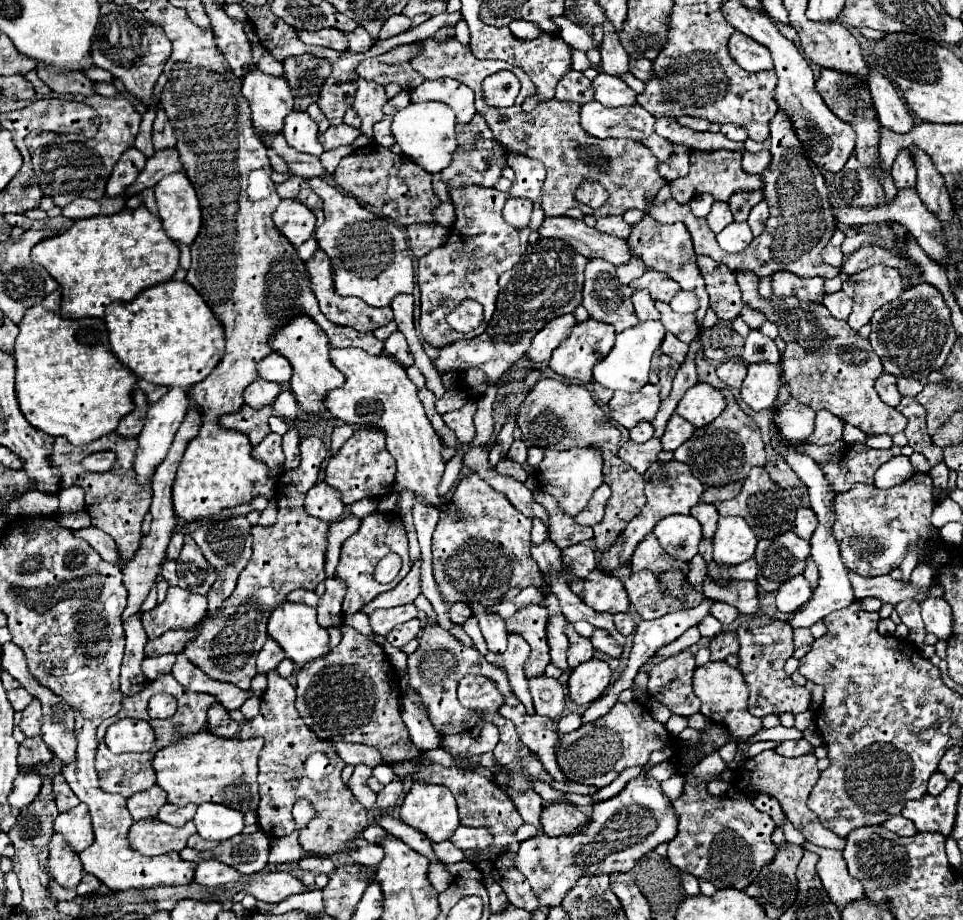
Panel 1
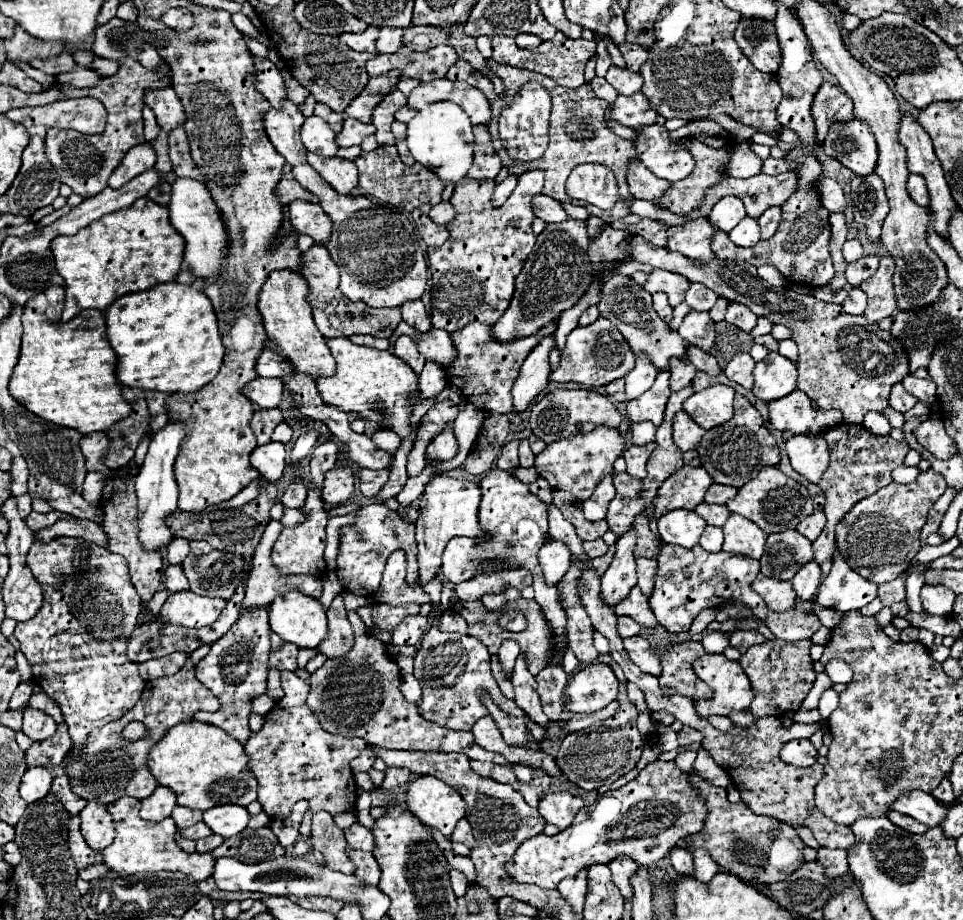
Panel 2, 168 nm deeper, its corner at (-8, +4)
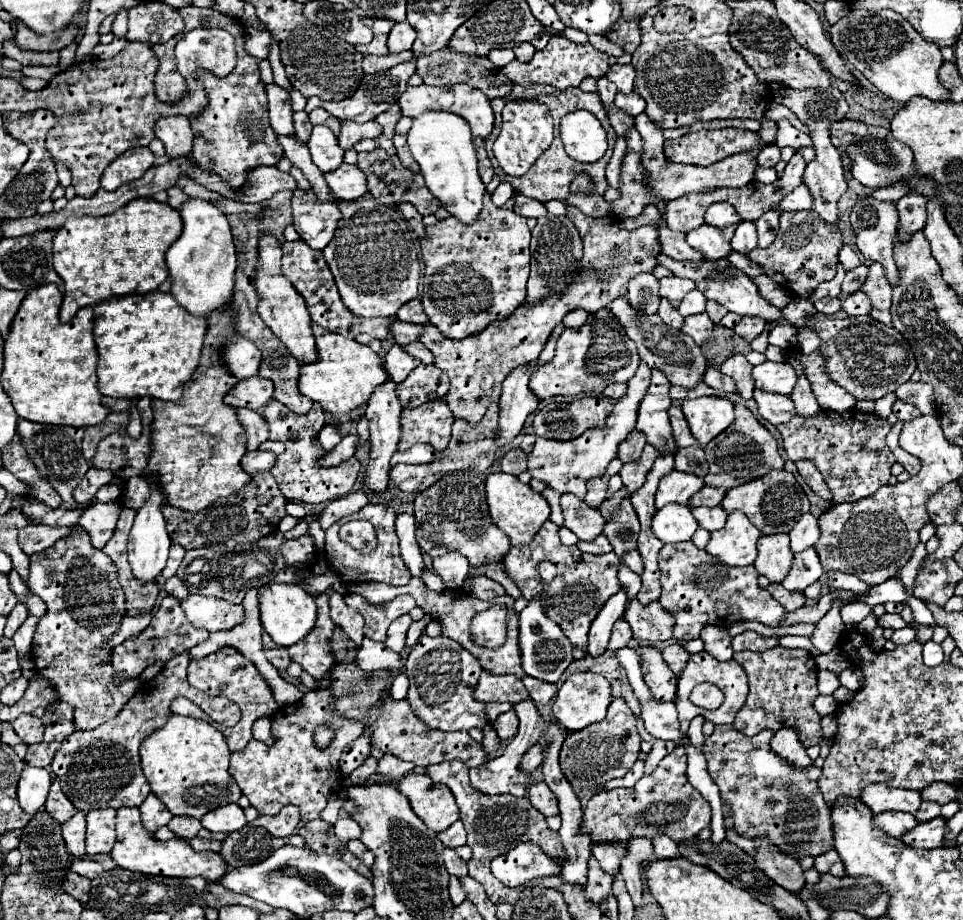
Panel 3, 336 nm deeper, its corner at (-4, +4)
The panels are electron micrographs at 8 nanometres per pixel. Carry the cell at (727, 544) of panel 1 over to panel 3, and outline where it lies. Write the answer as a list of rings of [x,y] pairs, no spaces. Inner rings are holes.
[[[731,512],[725,526],[711,534],[705,550],[731,566],[749,566],[757,558],[757,540],[761,532],[747,520],[743,512]]]

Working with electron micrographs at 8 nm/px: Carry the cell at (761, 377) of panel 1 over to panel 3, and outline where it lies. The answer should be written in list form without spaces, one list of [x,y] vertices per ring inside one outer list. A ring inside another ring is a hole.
[[[763,362],[753,368],[751,372],[755,380],[755,388],[763,392],[777,392],[777,394],[791,394],[797,374],[787,362]]]

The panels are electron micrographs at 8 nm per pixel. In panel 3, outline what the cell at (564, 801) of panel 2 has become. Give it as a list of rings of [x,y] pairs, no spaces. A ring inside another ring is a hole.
[[[543,782],[531,784],[529,786],[529,800],[543,816],[559,816],[557,796],[549,790],[547,784],[543,784]]]

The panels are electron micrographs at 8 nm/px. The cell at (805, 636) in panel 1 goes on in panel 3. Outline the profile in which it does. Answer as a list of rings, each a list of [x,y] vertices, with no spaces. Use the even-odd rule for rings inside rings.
[[[693,542],[681,544],[665,544],[659,552],[659,570],[661,570],[661,596],[659,604],[663,610],[673,614],[673,638],[679,642],[687,642],[699,638],[703,626],[713,624],[721,628],[729,628],[741,620],[757,620],[765,626],[777,628],[785,618],[785,610],[775,602],[767,590],[759,588],[755,566],[733,568],[705,550],[699,550]]]

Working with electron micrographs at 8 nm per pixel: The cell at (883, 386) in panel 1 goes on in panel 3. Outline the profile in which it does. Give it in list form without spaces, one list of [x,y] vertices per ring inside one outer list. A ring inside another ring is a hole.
[[[895,400],[893,404],[893,414],[903,420],[903,422],[909,422],[911,418],[917,418],[919,416],[919,410],[915,410],[915,406],[911,406],[909,402],[903,402],[903,400]]]

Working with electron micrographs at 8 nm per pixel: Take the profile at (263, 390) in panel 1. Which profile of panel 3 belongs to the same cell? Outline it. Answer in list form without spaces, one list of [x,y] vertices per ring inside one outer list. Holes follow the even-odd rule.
[[[251,376],[245,380],[239,380],[231,392],[227,392],[225,402],[235,406],[235,408],[251,408],[251,410],[261,410],[273,400],[273,384],[267,378],[261,376]]]

